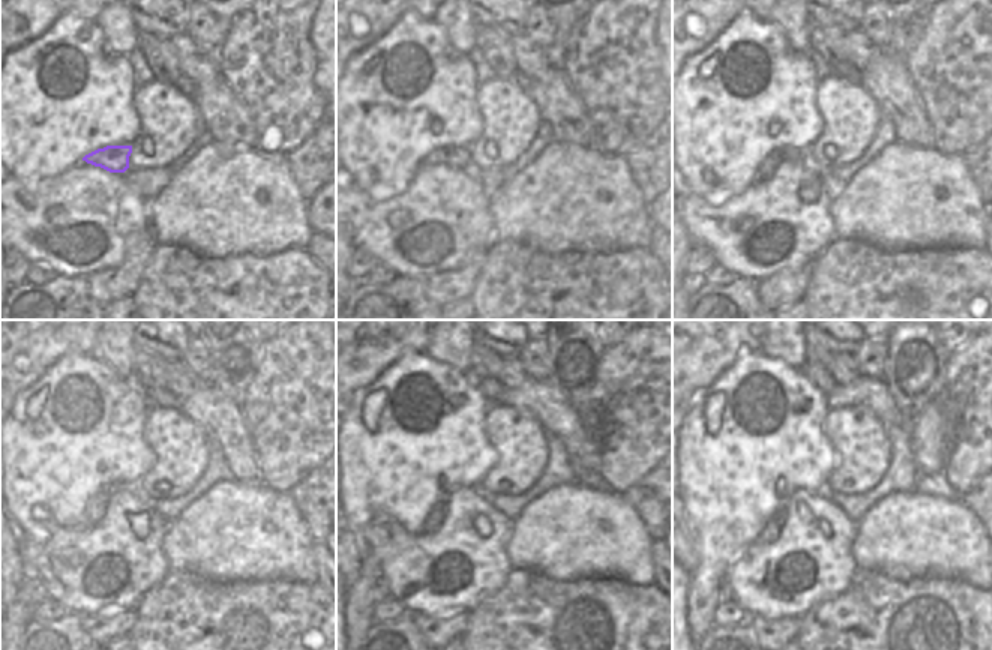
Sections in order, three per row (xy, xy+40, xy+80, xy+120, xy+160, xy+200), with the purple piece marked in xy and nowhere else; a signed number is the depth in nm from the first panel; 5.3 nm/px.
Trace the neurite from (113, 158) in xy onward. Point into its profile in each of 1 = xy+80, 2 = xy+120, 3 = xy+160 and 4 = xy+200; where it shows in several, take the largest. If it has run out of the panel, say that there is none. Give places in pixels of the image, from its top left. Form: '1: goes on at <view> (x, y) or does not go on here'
1: goes on at xy+80 (764, 171)
2: goes on at xy+120 (95, 508)
3: goes on at xy+160 (435, 517)
4: goes on at xy+200 (772, 530)

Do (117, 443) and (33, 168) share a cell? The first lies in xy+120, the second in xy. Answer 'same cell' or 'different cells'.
same cell

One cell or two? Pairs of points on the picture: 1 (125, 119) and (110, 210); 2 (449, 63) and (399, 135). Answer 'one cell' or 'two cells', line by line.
1: two cells
2: one cell

